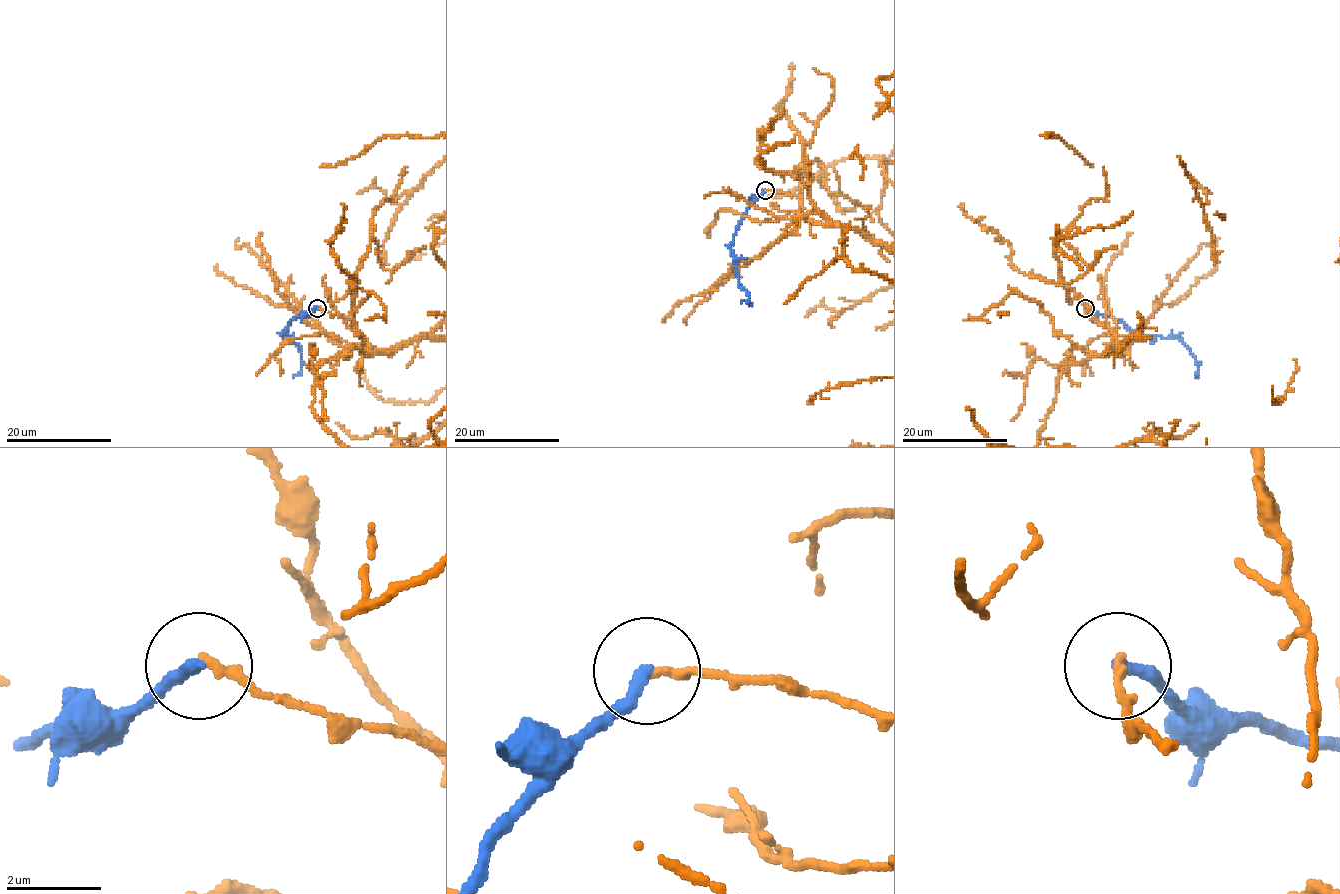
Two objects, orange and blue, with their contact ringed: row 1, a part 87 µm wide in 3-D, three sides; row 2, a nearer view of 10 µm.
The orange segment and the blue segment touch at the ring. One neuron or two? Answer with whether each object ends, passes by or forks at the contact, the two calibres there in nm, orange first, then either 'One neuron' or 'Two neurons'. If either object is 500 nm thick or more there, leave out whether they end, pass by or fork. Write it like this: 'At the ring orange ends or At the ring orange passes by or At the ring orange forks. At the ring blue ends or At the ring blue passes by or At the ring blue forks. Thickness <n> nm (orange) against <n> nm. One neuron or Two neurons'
At the ring orange ends. At the ring blue ends. Thickness 200 nm (orange) against 280 nm. Two neurons

